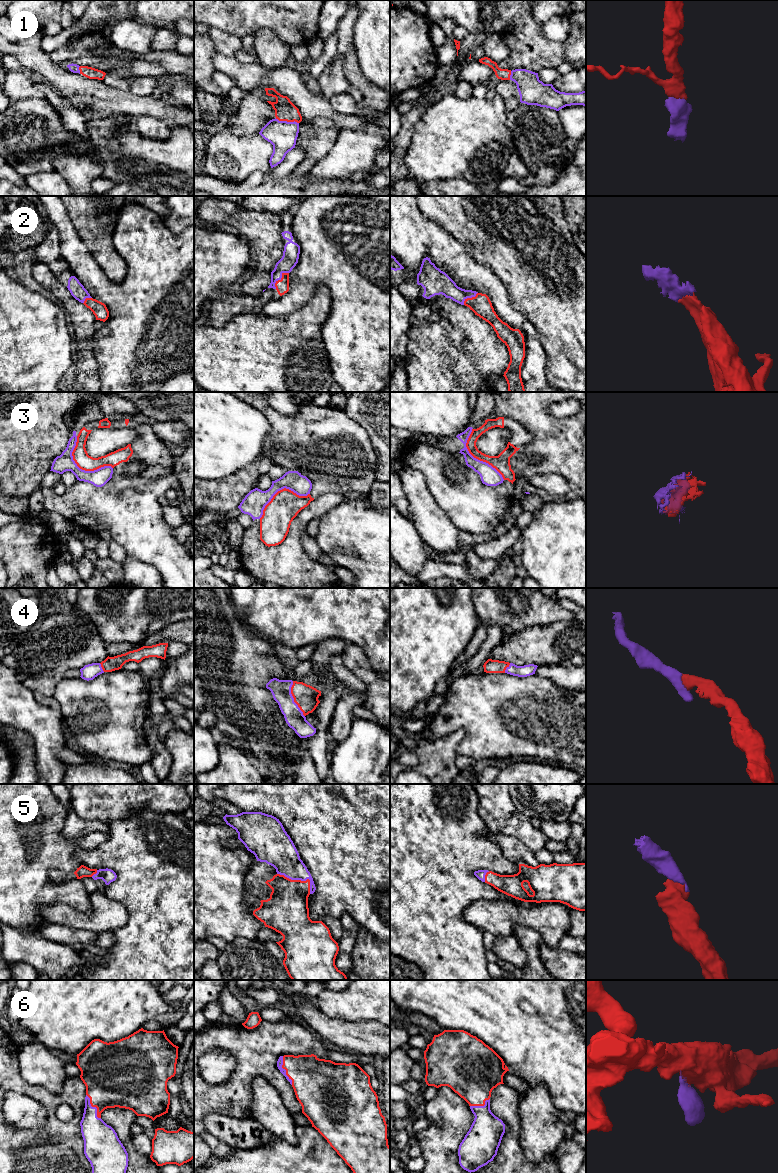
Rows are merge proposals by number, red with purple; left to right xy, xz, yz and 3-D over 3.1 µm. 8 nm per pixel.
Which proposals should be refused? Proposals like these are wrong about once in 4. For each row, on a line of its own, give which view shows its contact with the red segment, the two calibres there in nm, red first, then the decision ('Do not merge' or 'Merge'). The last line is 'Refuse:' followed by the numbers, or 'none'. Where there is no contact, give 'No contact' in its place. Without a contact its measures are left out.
1: Touches red in xz. Thickness 170 nm (red) against 220 nm. Merge
2: Touches red in xz. Thickness 110 nm (red) against 130 nm. Merge
3: Touches red in xy. Thickness 130 nm (red) against 140 nm. Do not merge
4: Touches red in xz. Thickness 190 nm (red) against 160 nm. Merge
5: Touches red in xz. Thickness 340 nm (red) against 240 nm. Merge
6: Touches red in xz. Thickness 360 nm (red) against 50 nm. Merge
Refuse: 3

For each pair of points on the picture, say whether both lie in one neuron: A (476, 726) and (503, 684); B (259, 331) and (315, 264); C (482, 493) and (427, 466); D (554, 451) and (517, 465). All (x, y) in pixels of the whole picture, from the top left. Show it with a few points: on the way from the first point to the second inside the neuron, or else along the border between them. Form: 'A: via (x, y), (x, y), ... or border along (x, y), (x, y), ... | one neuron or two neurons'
A: via (486, 716), (503, 698), (503, 694) | one neuron
B: border along (294, 310), (278, 316), (268, 316), (262, 312) | two neurons
C: via (468, 493), (460, 493), (450, 488), (441, 479) | one neuron
D: via (545, 451), (532, 451), (526, 457) | one neuron

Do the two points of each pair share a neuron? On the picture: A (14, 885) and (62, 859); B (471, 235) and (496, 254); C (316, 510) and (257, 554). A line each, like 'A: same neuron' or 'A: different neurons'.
A: same neuron
B: same neuron
C: same neuron

